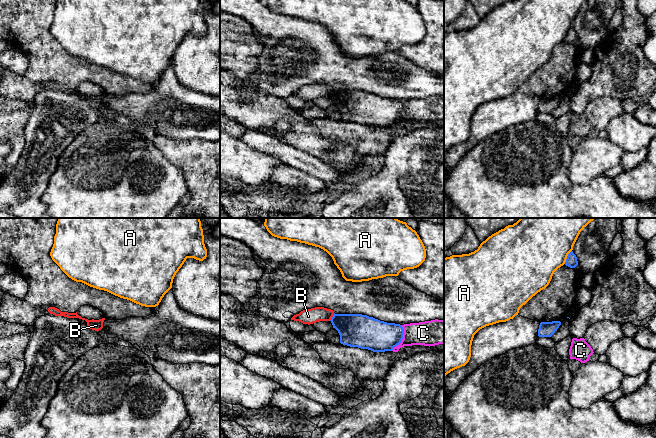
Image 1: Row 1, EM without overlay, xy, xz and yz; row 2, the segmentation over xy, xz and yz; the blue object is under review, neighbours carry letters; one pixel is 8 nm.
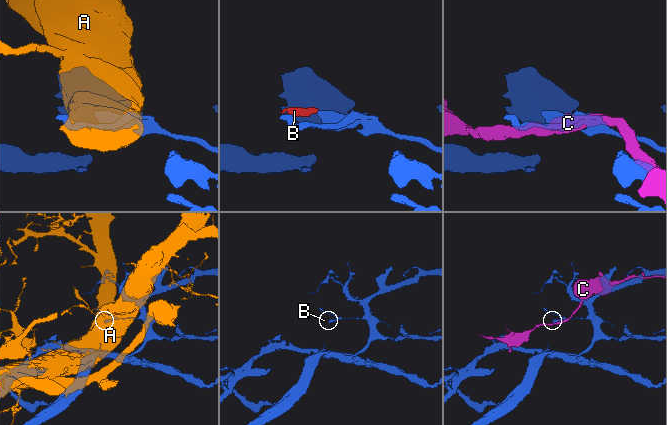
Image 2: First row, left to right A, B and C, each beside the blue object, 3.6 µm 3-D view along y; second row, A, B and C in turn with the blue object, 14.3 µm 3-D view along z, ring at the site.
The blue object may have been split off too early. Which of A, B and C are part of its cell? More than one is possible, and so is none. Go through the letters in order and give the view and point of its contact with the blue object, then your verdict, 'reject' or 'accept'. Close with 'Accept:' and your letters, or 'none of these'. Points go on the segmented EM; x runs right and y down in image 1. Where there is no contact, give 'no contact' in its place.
A: yz (567, 257) | reject
B: xz (332, 317) | reject
C: xz (402, 338) | reject
Accept: none of these

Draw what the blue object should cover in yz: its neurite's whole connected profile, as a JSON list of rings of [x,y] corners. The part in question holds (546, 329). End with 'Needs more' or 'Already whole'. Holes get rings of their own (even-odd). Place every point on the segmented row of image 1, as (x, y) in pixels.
[[[560,321],[541,322],[538,329],[538,336],[551,337],[560,325]]]. Already whole

